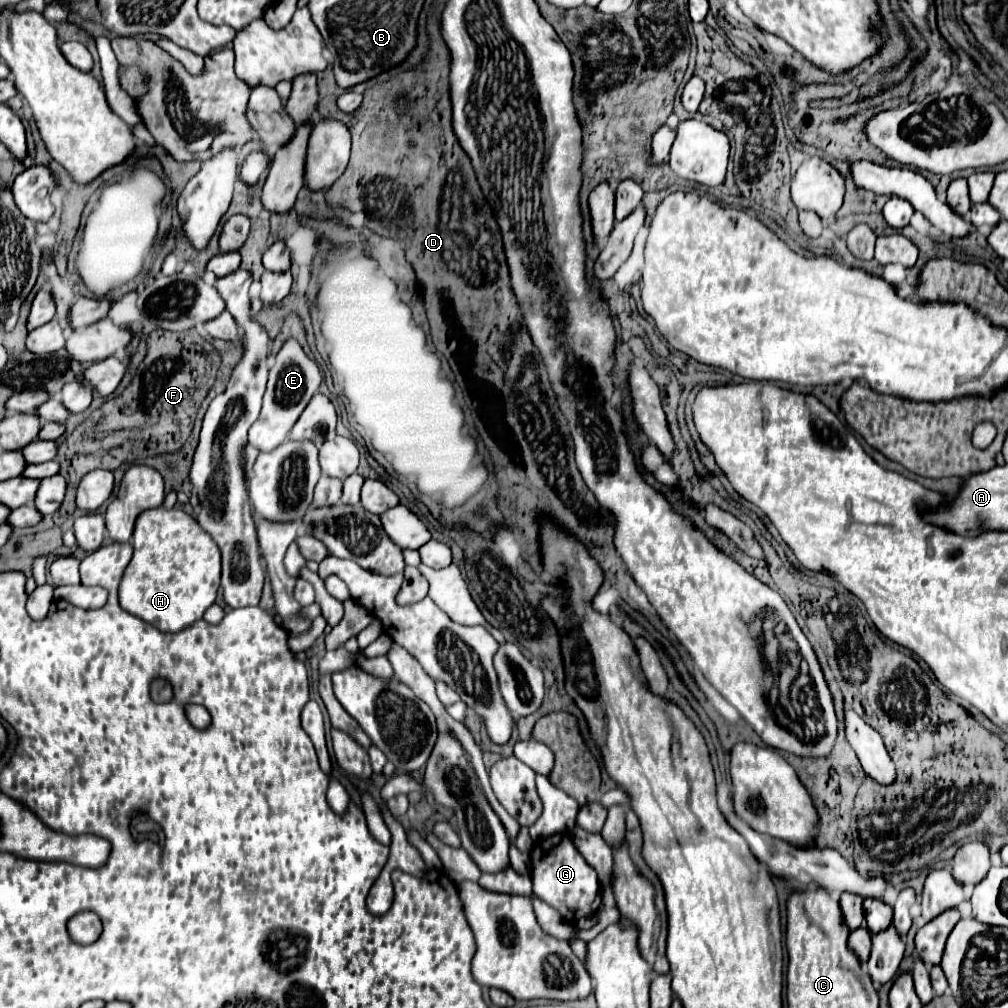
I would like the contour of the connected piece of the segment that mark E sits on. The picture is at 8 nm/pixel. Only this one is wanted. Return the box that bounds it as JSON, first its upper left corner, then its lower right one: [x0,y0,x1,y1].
[249,337,323,451]

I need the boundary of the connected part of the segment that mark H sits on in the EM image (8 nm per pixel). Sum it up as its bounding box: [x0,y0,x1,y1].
[119,507,221,633]

